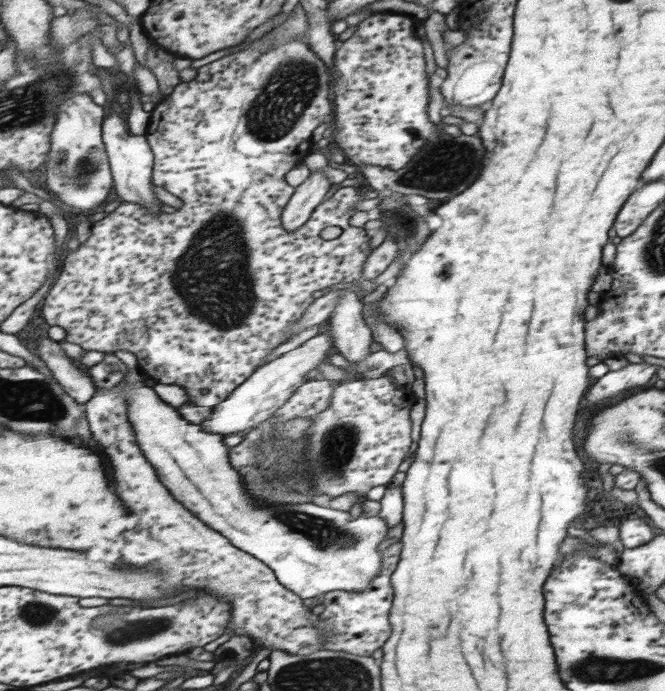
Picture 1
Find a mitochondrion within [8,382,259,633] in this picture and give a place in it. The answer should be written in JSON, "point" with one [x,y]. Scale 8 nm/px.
{"point":[36,614]}

